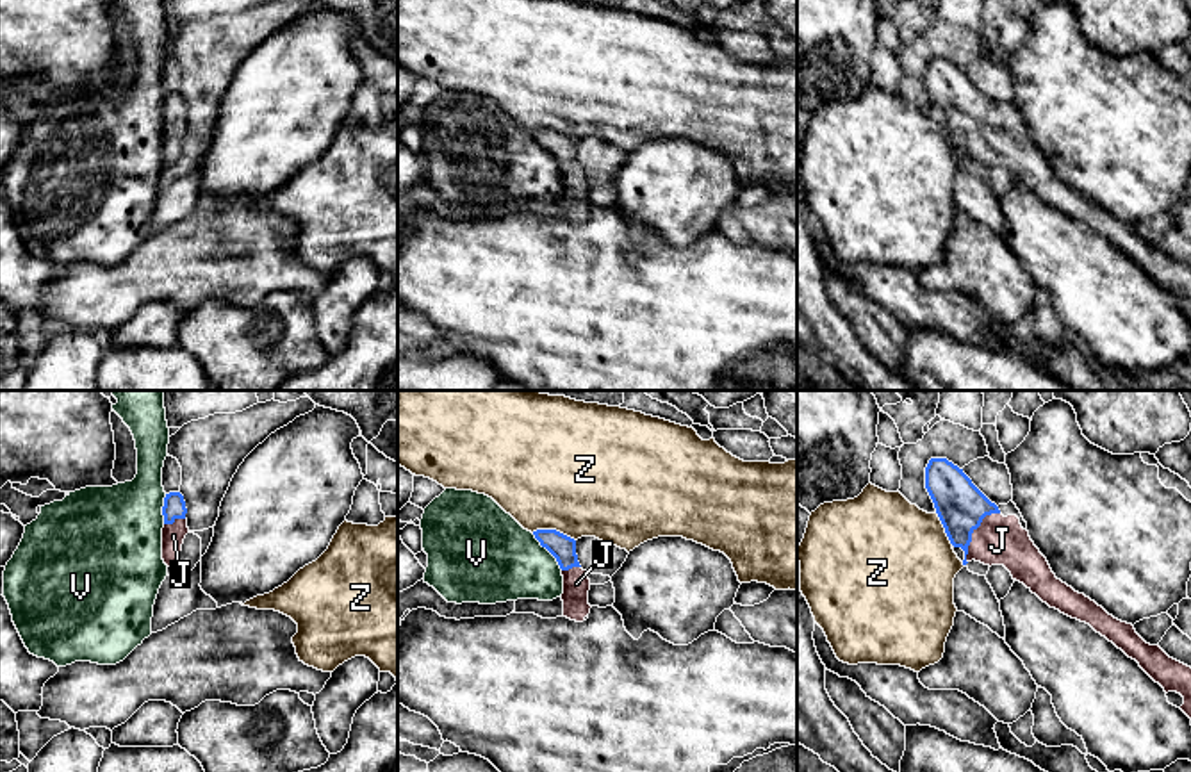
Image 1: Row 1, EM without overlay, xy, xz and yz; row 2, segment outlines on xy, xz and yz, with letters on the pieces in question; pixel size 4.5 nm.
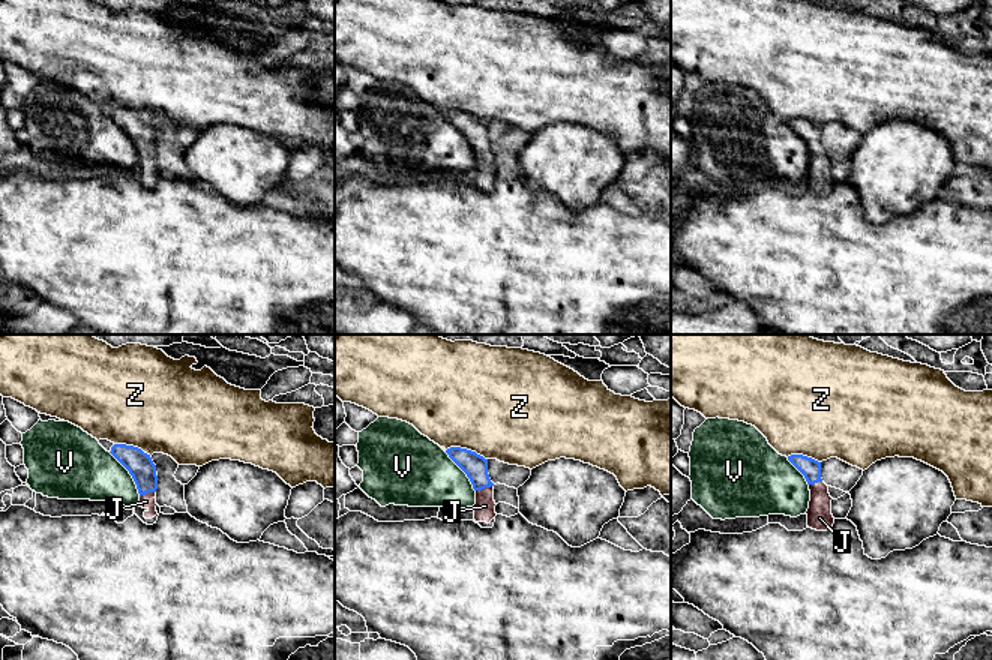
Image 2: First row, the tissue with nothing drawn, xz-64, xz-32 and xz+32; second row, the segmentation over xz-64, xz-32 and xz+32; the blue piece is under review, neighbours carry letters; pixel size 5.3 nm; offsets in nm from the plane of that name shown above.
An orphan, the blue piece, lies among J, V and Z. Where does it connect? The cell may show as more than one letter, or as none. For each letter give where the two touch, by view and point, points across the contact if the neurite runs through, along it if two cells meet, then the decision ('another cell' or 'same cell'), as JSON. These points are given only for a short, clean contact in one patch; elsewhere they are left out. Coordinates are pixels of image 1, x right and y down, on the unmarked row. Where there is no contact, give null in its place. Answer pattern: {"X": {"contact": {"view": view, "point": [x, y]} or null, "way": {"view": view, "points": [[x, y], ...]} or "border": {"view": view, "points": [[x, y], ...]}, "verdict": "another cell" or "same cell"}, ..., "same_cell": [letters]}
{"J": {"contact": {"view": "yz", "point": [972, 132]}, "way": {"view": "yz", "points": [[960, 106], [972, 123], [972, 132], [981, 132], [999, 141]]}, "verdict": "same cell"}, "V": {"contact": {"view": "xz", "point": [548, 150]}, "verdict": "another cell"}, "Z": {"contact": {"view": "xz", "point": [553, 131]}, "border": {"view": "xz", "points": [[532, 132], [558, 131], [574, 141]]}, "verdict": "another cell"}, "same_cell": ["J"]}

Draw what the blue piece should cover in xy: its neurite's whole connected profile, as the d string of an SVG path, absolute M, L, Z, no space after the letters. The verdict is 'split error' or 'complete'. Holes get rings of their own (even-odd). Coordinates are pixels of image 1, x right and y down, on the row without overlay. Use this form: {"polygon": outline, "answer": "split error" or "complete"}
{"polygon": "M180 93L166 94L162 107L162 160L168 168L180 157L184 139L189 134L185 114L184 96Z", "answer": "split error"}

